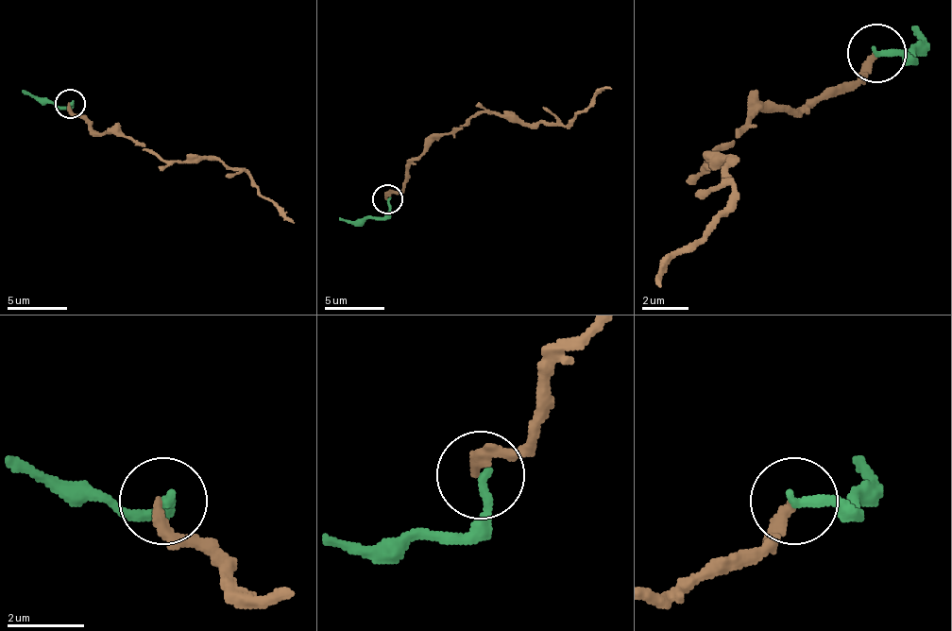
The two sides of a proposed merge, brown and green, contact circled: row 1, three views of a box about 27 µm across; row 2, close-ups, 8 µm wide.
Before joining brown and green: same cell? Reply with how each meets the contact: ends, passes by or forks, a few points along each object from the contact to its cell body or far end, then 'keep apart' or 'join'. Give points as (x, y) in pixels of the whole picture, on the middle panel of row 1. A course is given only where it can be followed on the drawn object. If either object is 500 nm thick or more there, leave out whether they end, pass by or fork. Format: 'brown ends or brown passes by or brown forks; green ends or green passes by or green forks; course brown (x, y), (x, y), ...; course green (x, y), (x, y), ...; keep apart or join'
brown ends; green ends; course brown (385, 199), (403, 188), (406, 167), (433, 140), (460, 131), (481, 113), (568, 125), (603, 89), (612, 89); course green (388, 199), (382, 217), (340, 217); join

